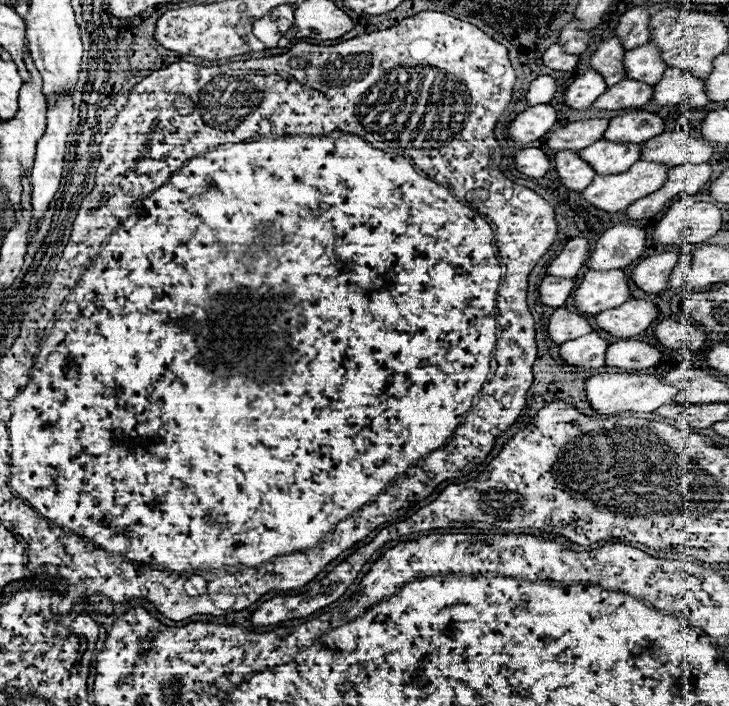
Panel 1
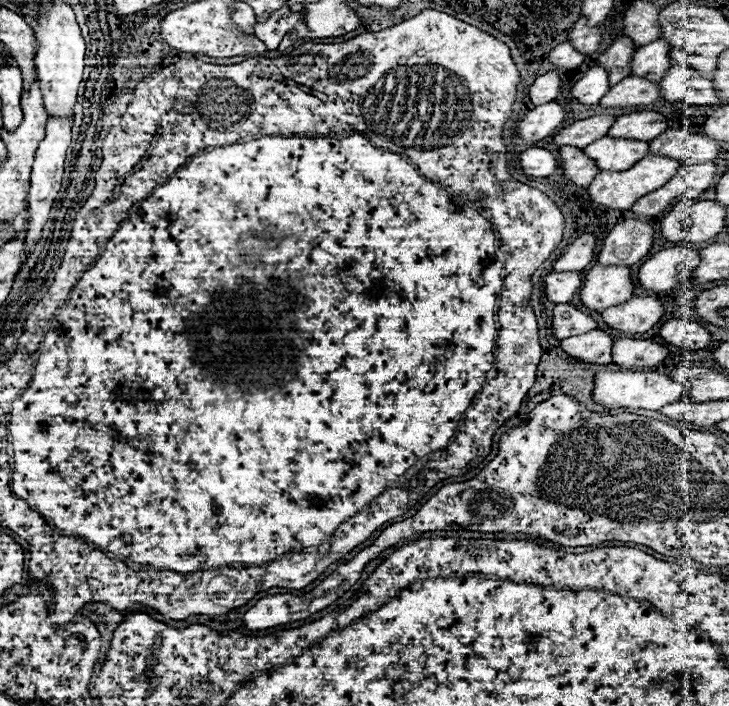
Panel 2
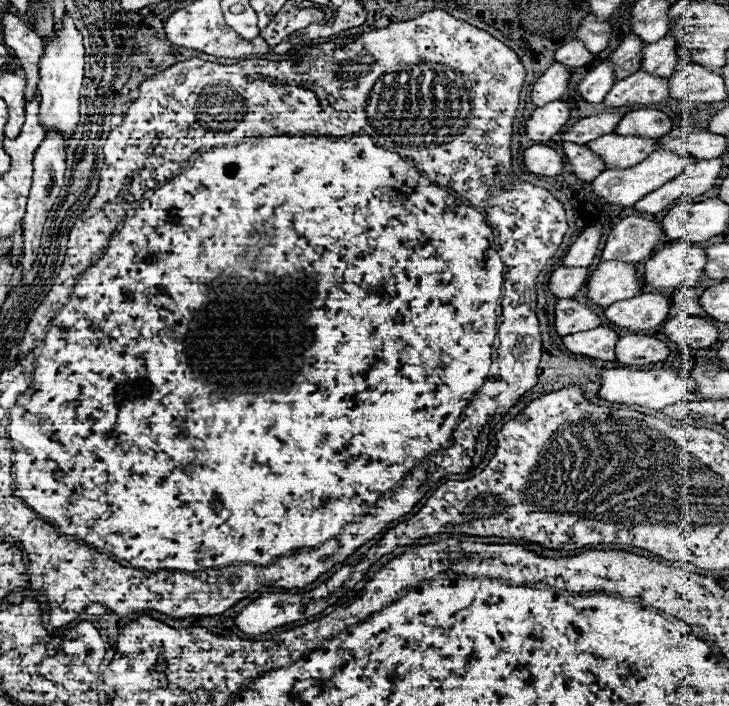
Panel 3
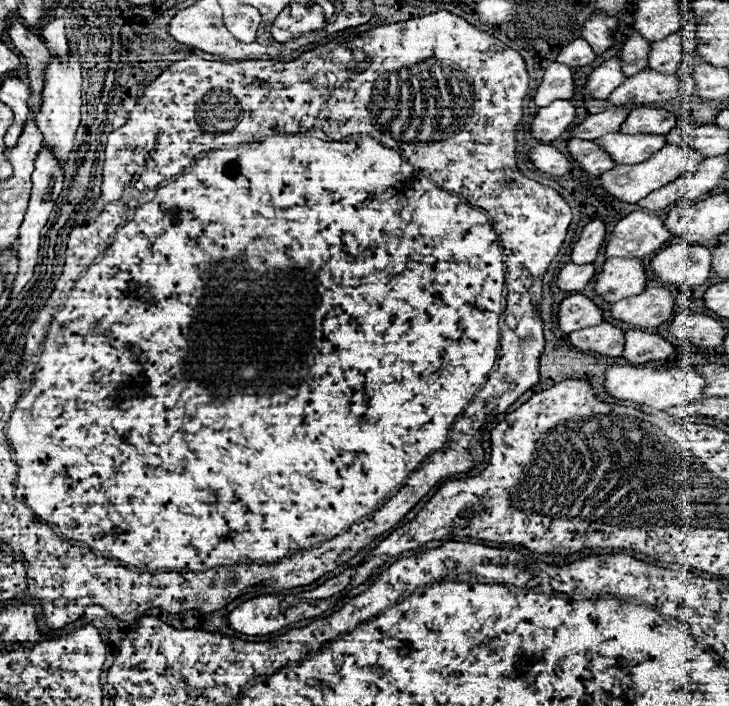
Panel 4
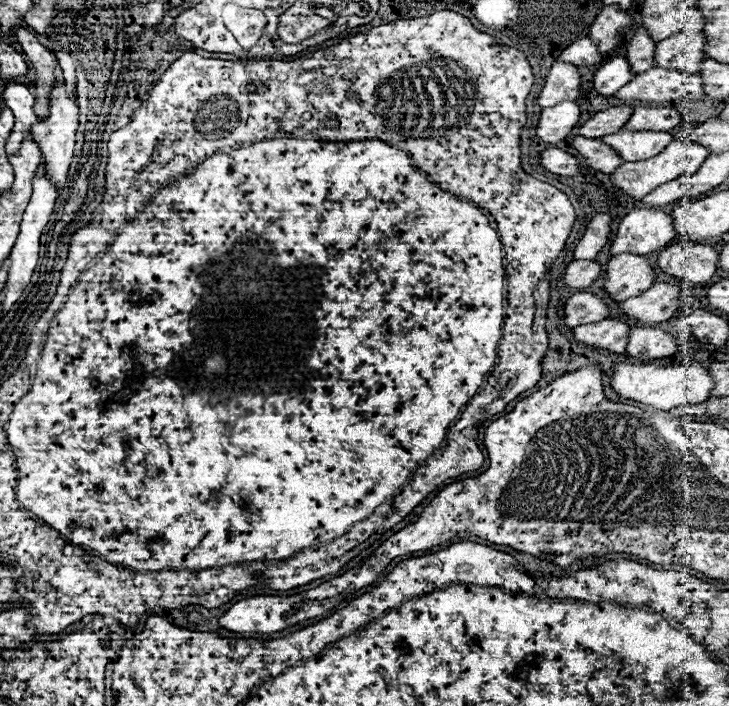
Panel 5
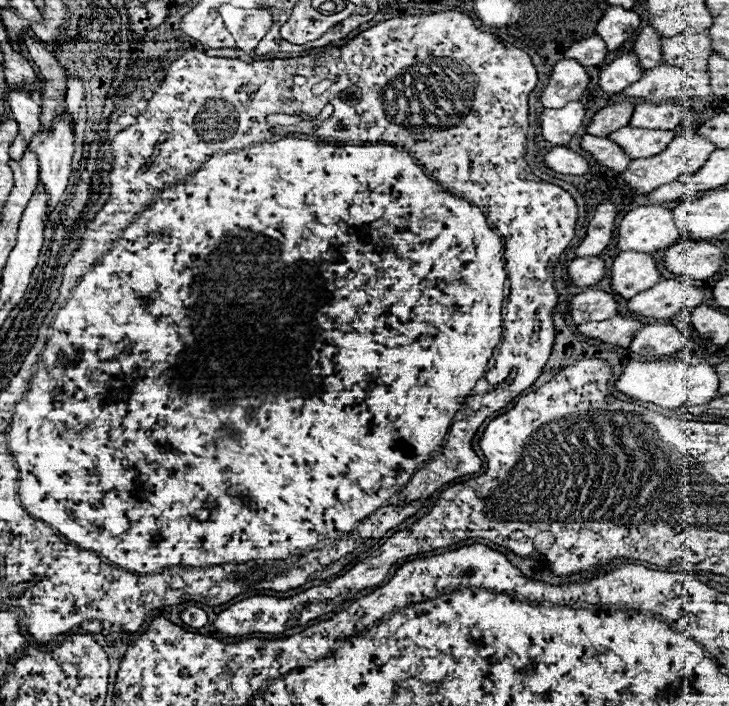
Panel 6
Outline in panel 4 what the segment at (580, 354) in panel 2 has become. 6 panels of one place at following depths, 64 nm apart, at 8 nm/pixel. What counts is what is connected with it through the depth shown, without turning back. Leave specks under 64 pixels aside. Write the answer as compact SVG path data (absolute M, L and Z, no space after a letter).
M602 322L598 326L576 330L568 338L578 350L604 354L610 358L620 356L624 350L624 330L610 322Z

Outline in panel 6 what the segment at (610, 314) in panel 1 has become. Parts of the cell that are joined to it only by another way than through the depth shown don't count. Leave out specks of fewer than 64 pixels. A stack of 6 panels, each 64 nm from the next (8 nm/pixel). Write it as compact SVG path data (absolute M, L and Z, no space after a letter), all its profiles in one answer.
M662 280L628 300L628 308L648 318L666 320L680 310L694 310L706 302L706 290L680 280Z

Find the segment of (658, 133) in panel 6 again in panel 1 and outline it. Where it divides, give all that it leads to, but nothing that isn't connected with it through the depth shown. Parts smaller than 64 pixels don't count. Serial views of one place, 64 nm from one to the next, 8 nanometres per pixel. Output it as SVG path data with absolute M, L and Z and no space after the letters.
M598 140L592 146L584 148L578 152L584 160L588 160L588 164L594 166L596 174L618 174L628 170L634 162L640 160L642 156L642 144L622 144L622 142L610 142L610 140Z

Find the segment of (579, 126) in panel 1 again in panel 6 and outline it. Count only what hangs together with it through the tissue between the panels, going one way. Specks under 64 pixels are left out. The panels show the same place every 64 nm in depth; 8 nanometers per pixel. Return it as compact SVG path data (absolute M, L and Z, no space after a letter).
M618 102L618 104L606 106L600 112L596 112L596 116L588 124L586 132L594 134L594 136L608 136L614 130L620 130L622 126L626 126L630 122L632 114L634 114L632 102Z

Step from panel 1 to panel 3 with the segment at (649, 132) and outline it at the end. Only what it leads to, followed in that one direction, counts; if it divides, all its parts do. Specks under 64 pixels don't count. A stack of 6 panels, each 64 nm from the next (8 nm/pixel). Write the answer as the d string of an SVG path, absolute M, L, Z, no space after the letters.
M640 108L628 112L618 128L614 130L620 136L650 136L650 138L660 138L672 130L672 120L660 112L660 110L650 110L650 108Z

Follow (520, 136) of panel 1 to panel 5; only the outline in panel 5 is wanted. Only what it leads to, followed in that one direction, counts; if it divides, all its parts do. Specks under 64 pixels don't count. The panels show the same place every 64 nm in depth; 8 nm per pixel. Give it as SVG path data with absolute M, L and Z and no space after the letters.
M562 102L552 108L542 108L538 120L538 136L548 142L564 142L580 120L580 106L576 102Z

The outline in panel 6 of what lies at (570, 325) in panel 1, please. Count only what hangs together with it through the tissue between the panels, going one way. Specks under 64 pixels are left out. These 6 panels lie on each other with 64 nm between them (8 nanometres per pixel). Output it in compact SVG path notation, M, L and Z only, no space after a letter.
M588 288L588 290L574 296L570 314L576 324L600 322L600 320L608 320L618 314L618 302L608 292Z

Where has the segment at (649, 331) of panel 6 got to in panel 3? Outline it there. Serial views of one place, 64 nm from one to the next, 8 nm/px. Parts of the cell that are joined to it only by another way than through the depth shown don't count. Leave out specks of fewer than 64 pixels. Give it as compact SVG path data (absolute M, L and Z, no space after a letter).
M628 334L618 340L616 346L616 360L630 364L630 366L642 366L642 364L656 364L666 360L670 348L654 338L644 334Z

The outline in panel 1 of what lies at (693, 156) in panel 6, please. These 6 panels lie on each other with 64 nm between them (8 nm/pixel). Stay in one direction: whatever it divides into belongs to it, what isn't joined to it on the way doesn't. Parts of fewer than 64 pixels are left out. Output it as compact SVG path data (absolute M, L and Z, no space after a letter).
M638 160L630 170L620 172L620 174L608 174L608 176L594 176L592 184L582 190L582 196L588 204L606 210L606 212L622 212L636 200L656 192L664 182L670 172L670 166L660 164L660 162L648 162L648 160Z

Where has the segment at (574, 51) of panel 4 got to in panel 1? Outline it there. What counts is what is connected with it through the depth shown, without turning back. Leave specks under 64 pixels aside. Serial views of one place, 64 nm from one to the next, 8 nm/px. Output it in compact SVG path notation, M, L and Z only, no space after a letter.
M552 44L544 52L542 60L544 60L544 66L548 66L552 70L560 70L560 72L570 72L570 70L574 70L578 66L578 56L568 54L564 50L564 46L560 46L560 44Z

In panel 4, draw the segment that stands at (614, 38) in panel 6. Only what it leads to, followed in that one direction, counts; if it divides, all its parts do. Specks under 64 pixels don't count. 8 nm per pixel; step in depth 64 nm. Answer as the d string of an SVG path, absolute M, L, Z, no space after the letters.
M596 12L588 24L584 24L582 30L582 38L588 40L588 44L592 46L592 50L596 54L602 54L604 50L608 50L612 46L612 34L618 26L618 18L616 16L608 16L602 12Z

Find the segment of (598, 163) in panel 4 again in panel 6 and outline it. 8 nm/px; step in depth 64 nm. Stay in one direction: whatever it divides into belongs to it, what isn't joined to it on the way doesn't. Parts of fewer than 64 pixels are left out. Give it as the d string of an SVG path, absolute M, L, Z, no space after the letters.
M584 134L580 146L602 166L612 168L616 172L624 172L624 168L628 168L628 164L632 162L632 158L616 144L612 144L612 140L608 138L598 138L592 134Z

